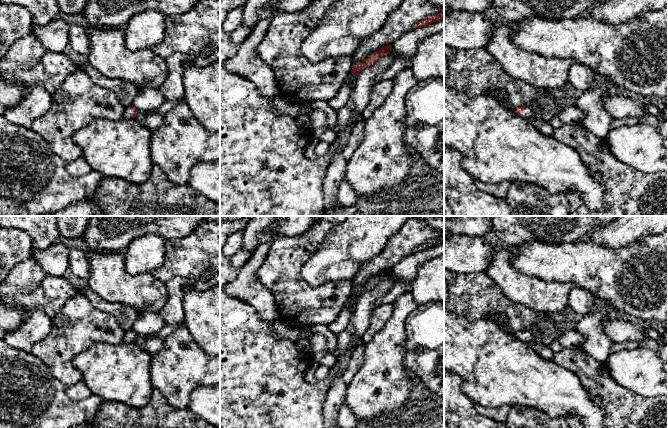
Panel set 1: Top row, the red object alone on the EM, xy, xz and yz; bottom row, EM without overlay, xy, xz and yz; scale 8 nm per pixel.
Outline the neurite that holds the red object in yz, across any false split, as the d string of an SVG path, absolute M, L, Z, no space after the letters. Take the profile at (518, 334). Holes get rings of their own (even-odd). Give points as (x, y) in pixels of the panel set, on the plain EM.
M529 330L517 331L514 333L514 336L529 345L534 341L544 341L544 339L540 336L539 333Z

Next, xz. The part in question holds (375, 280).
M392 269L384 270L380 272L379 274L377 274L376 276L372 277L363 286L352 290L352 294L350 297L351 304L346 307L343 307L343 309L339 313L336 320L330 323L329 325L327 325L328 329L333 333L338 334L344 329L348 328L351 325L350 320L353 314L354 305L355 305L356 300L359 298L359 296L362 293L372 289L375 285L377 285L383 279L389 278L391 275L392 275Z

